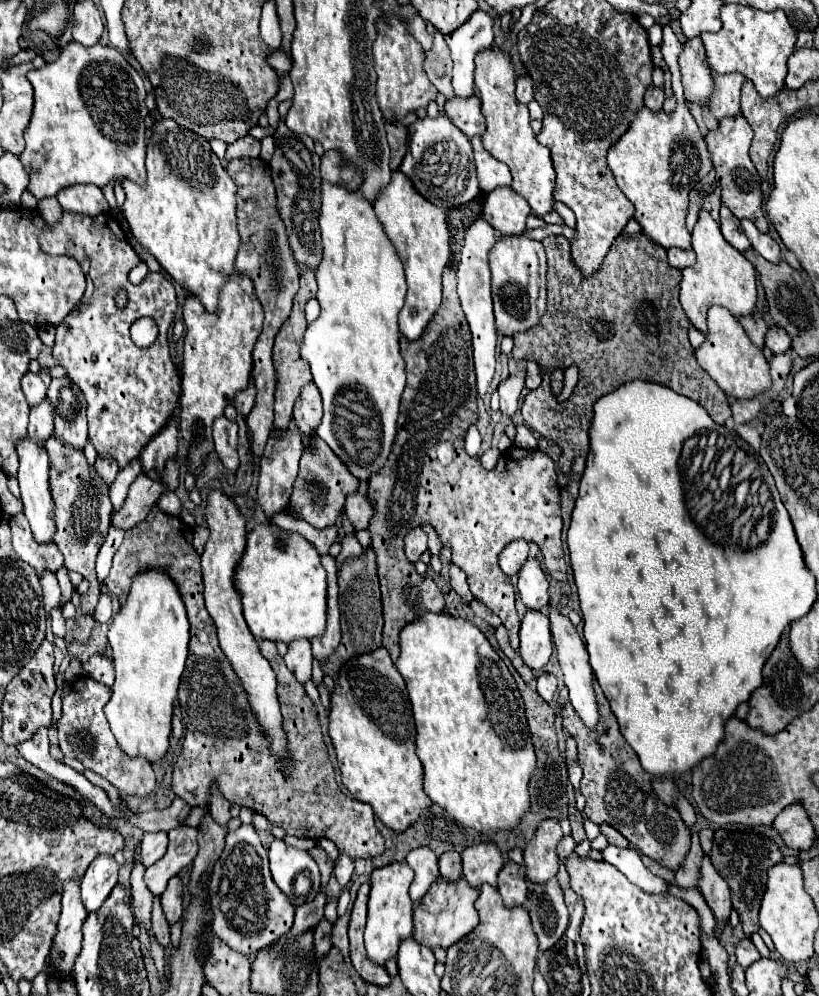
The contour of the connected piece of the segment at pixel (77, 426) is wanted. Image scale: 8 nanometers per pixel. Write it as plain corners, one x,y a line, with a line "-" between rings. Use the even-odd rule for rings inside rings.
68,376
52,378
48,398
54,406
54,436
74,446
74,450
82,450
88,442
86,400
82,390
78,390

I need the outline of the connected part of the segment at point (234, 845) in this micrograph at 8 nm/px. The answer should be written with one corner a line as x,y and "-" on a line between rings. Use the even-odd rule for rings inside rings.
242,824
236,832
226,836
226,848
208,882
208,900
210,912
214,914
212,932
240,954
254,956
292,928
294,906
274,884
268,870
268,852
252,824

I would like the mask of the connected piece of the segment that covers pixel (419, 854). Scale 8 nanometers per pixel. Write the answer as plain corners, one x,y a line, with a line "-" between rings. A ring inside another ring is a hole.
416,848
416,850
408,852
406,862
416,874
414,882
410,886
410,898
412,898
414,904
418,904
426,896
426,890
430,890
430,886
440,876
438,858
436,858
436,854
430,848

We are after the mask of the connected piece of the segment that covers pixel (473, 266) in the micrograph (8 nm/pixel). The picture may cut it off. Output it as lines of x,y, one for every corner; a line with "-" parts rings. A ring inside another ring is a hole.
478,218
468,230
464,238
464,246
460,252
460,262
456,268
458,274
458,296
472,332
472,346
474,346
474,366
478,376
478,396
484,396
496,364
496,326
492,314
492,292
490,292
490,268
488,268
488,252
496,244
496,230
484,218

